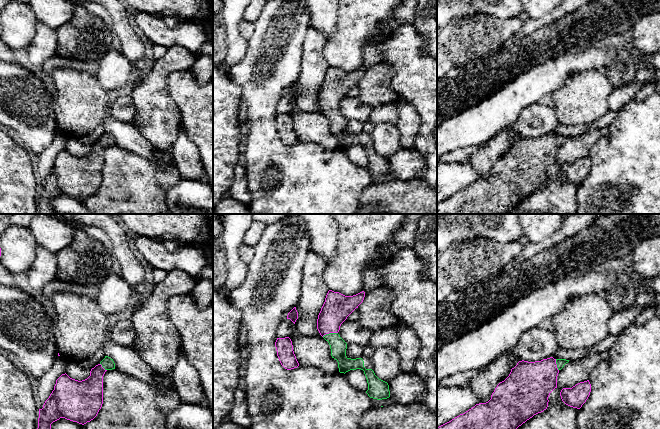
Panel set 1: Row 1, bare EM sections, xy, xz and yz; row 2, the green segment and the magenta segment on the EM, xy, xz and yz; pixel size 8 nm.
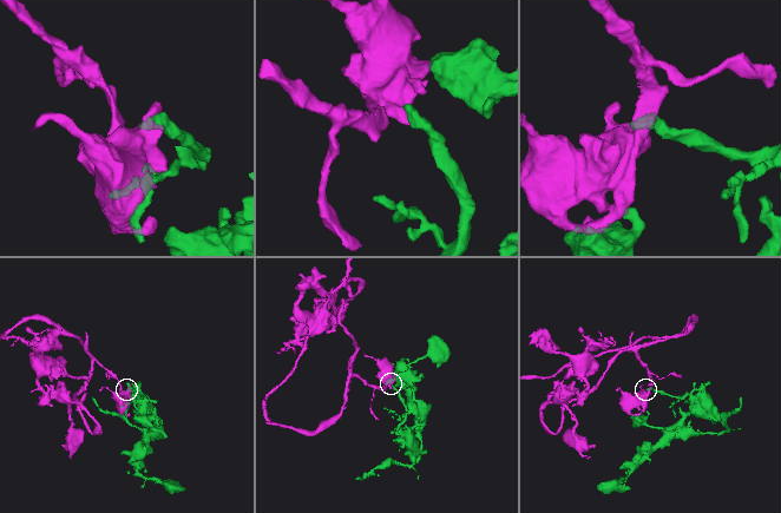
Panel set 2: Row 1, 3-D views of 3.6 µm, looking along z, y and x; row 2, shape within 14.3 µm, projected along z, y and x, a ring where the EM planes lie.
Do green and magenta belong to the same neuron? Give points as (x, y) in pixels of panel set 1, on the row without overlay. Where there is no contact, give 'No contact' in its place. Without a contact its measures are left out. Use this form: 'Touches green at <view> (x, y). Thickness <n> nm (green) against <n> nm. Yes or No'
Touches green at xz (329, 109). Thickness 140 nm (green) against 220 nm. Yes

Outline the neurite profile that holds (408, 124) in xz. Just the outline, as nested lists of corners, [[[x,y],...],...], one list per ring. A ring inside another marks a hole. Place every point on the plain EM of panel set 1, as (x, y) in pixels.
[[[401,102],[399,108],[399,120],[396,124],[400,132],[400,146],[402,149],[414,147],[414,141],[419,131],[420,117],[416,109]]]

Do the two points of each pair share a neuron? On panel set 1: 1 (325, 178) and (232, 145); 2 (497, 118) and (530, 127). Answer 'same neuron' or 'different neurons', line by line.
1: different neurons
2: different neurons

